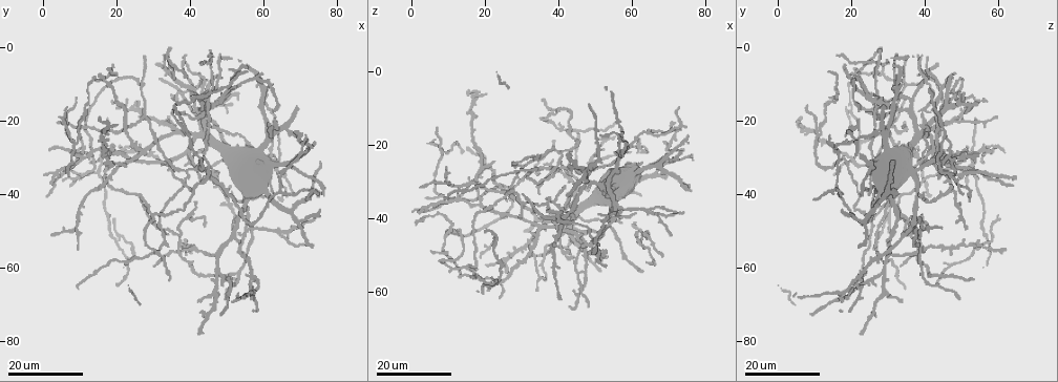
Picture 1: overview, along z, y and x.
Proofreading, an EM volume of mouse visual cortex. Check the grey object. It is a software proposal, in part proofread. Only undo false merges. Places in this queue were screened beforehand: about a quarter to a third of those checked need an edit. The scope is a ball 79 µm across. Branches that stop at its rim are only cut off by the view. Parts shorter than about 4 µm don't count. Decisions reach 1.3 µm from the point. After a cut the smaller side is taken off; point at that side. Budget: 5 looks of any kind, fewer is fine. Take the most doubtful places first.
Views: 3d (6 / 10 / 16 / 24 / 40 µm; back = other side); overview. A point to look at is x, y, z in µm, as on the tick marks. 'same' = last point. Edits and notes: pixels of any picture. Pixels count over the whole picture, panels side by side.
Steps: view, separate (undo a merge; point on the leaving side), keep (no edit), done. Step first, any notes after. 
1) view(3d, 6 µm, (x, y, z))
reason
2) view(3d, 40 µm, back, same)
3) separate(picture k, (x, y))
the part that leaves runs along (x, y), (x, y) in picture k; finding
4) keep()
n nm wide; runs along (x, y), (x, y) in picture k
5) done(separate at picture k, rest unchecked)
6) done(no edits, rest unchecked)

view(3d, 16 µm, (38.0, 13.0, 48.0))

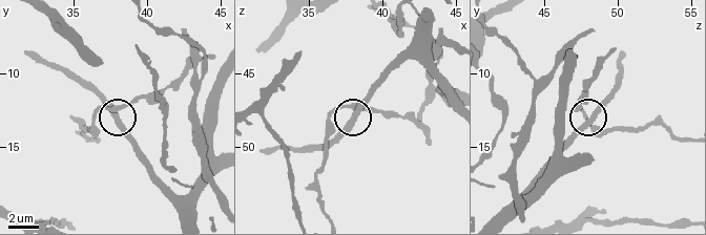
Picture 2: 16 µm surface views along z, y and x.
view(3d, 10 µm, (38.0, 13.2, 48.0))

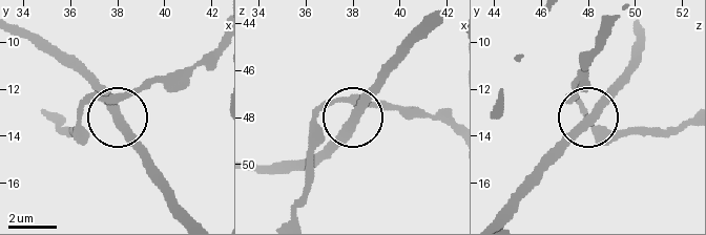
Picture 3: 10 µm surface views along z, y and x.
keep()
runs along (496, 216), (628, 80) in picture 3; continuous, no second cell

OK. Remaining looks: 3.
view(3d, 24 µm, (44.5, 14.5, 28.5))
arms part here

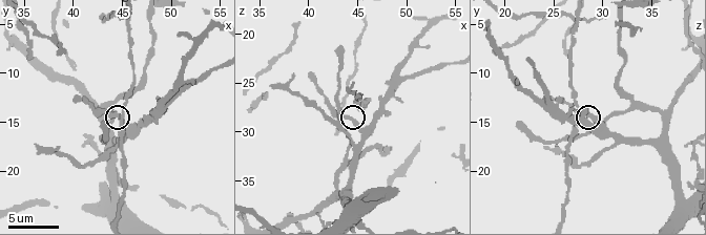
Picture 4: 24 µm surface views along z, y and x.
view(3d, 6 µm, (44.4, 14.4, 28.6))

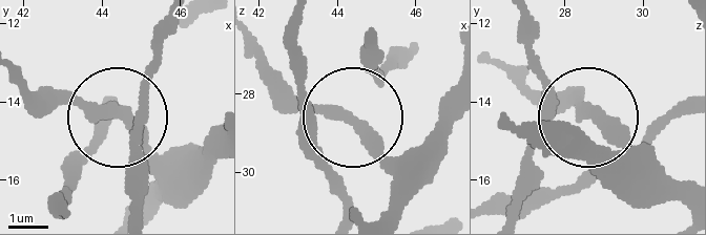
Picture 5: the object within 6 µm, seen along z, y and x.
keep()
250 nm wide; all the same cell

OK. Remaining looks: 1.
view(3d, 10 µm, (43.8, 17.0, 35.6))
a fork

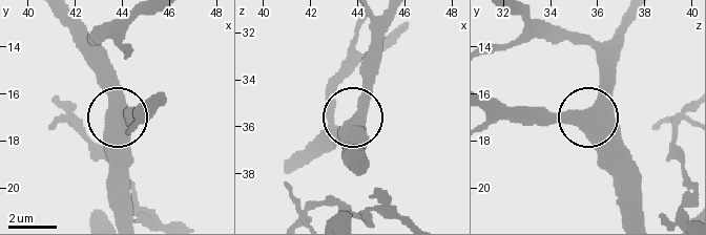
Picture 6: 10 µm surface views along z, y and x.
keep()
480 nm wide; continuous, no second cell

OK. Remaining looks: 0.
done(no edits, rest unchecked)

